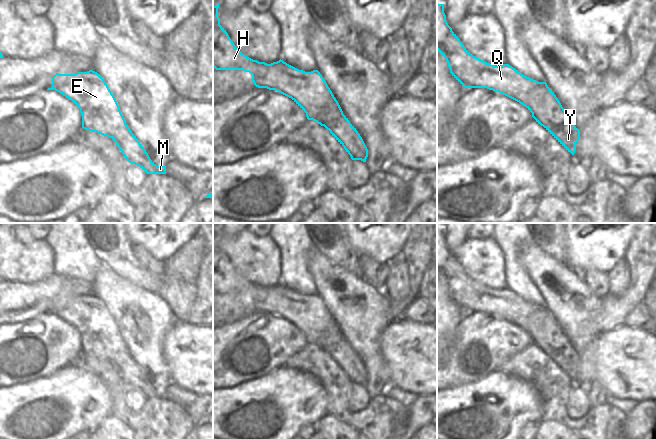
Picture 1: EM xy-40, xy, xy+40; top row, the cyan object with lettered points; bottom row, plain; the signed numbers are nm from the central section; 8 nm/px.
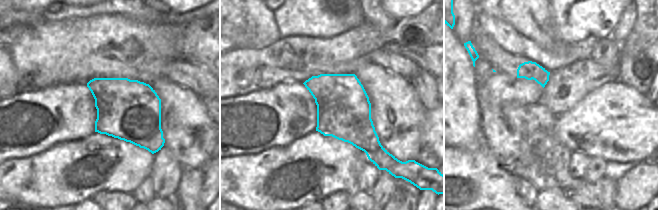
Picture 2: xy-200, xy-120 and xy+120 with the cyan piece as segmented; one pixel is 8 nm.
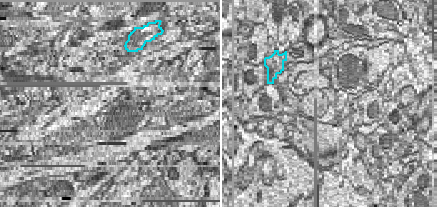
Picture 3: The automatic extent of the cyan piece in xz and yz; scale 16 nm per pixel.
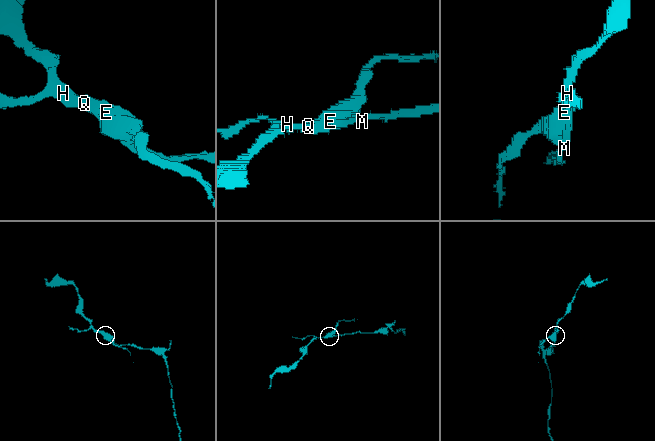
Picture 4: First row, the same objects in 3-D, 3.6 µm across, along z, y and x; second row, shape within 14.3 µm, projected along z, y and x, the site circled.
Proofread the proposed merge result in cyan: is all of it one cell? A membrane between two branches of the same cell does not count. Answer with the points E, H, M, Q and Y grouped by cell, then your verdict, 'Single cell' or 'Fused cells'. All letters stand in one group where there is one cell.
Groups: E H Q / M Y. Fused cells.

